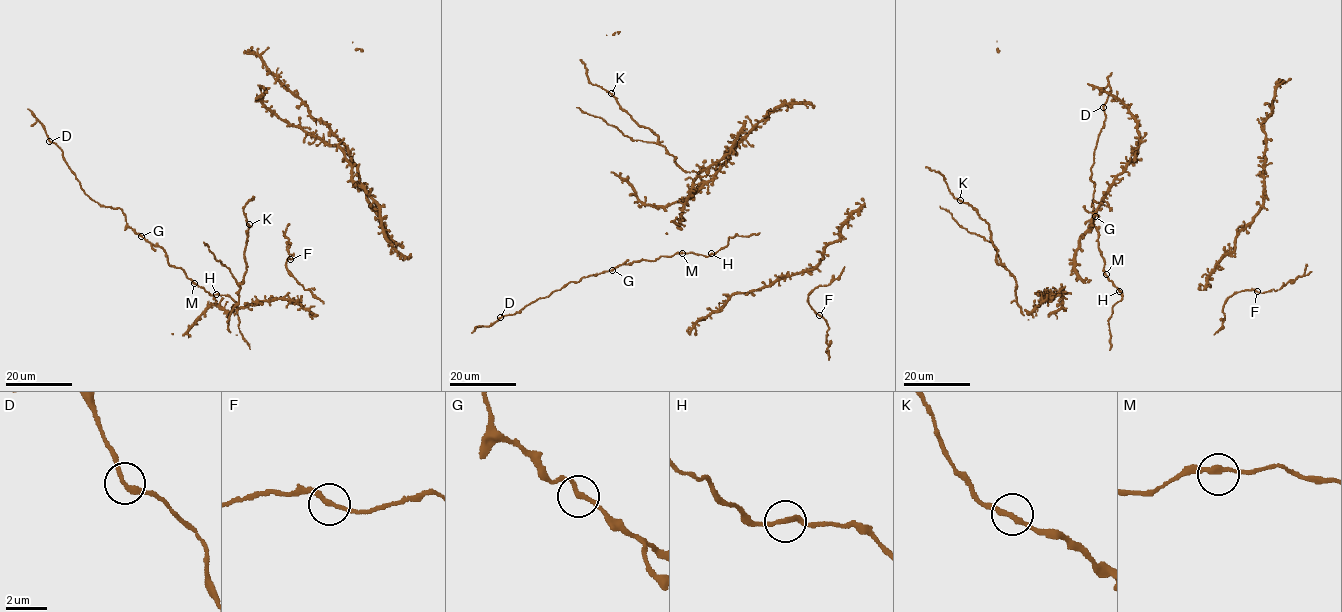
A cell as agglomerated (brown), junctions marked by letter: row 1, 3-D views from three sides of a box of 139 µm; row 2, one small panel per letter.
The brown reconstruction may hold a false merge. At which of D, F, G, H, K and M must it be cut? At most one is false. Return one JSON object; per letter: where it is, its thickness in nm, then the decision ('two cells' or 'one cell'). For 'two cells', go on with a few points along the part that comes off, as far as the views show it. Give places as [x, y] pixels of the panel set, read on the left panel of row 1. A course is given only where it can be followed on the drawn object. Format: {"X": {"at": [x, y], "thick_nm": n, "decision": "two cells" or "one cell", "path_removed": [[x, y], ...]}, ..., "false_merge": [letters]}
{"D": {"at": [49, 141], "thick_nm": 220, "decision": "one cell"}, "F": {"at": [290, 259], "thick_nm": 200, "decision": "one cell"}, "G": {"at": [141, 236], "thick_nm": 200, "decision": "one cell"}, "H": {"at": [216, 294], "thick_nm": 200, "decision": "one cell"}, "K": {"at": [249, 224], "thick_nm": 240, "decision": "one cell"}, "M": {"at": [194, 283], "thick_nm": 240, "decision": "one cell"}, "false_merge": []}

